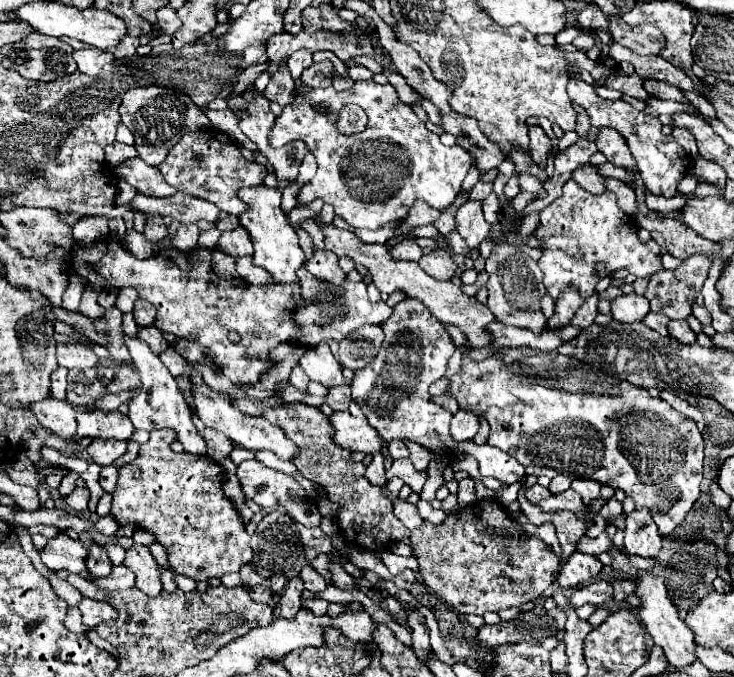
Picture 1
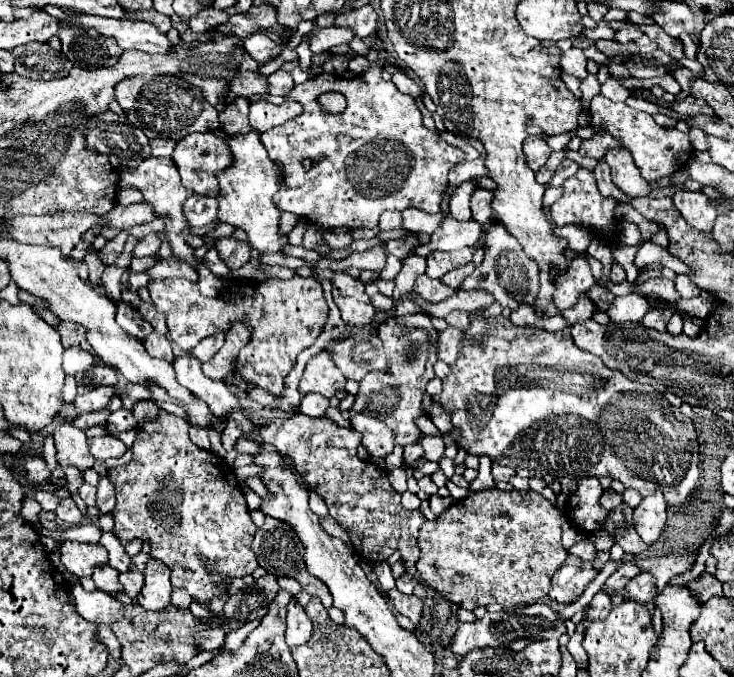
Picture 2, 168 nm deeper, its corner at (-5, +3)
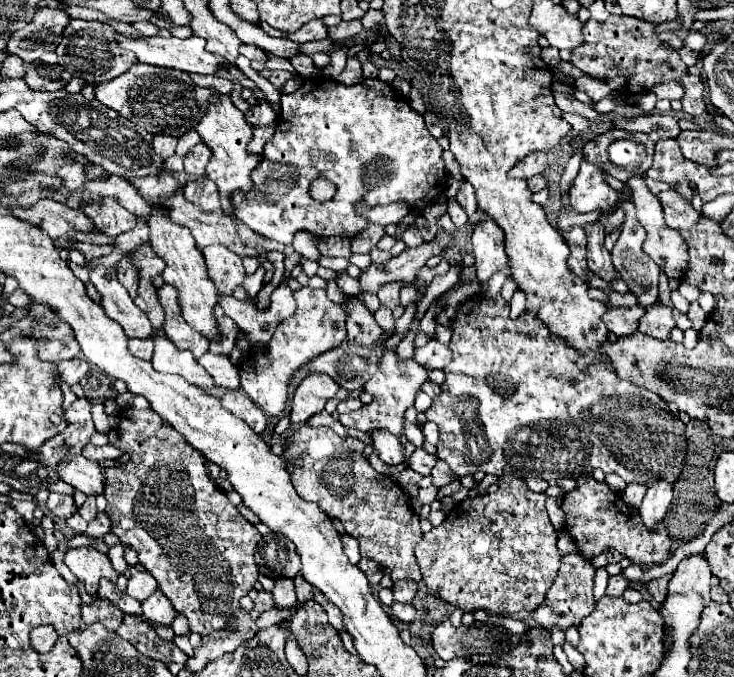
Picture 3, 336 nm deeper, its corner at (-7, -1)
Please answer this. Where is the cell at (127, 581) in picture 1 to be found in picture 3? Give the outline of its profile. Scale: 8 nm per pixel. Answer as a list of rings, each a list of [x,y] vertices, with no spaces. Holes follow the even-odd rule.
[[[132,571],[132,577],[128,579],[128,595],[138,599],[138,601],[144,601],[148,599],[154,591],[158,589],[158,583],[156,579],[152,579],[152,575],[148,575],[146,571]]]

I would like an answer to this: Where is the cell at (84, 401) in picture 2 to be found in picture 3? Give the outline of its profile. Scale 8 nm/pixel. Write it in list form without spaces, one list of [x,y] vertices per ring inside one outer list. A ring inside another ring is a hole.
[[[76,399],[70,407],[64,409],[64,419],[68,423],[84,423],[84,421],[92,419],[90,409],[92,409],[92,403],[88,399]]]

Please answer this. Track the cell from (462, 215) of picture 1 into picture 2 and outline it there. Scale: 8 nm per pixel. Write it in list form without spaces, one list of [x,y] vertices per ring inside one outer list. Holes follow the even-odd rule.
[[[447,193],[444,194],[441,201],[441,210],[444,218],[440,229],[436,229],[430,235],[428,243],[420,243],[416,247],[416,255],[428,255],[430,251],[456,251],[456,249],[464,249],[464,247],[476,247],[482,239],[484,227],[470,219],[470,221],[454,221],[448,217],[449,199]]]

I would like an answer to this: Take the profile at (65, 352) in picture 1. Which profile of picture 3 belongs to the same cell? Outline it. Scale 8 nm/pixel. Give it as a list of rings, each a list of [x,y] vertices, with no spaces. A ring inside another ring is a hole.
[[[68,359],[68,361],[60,361],[58,363],[58,373],[60,377],[68,383],[68,385],[76,385],[80,383],[80,379],[88,373],[88,363],[84,359]]]

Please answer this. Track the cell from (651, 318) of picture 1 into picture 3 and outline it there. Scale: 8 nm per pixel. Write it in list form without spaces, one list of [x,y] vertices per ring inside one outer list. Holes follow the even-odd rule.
[[[654,305],[654,307],[648,307],[646,313],[640,317],[638,331],[654,339],[668,339],[674,327],[676,323],[672,319],[672,311],[664,305]]]

